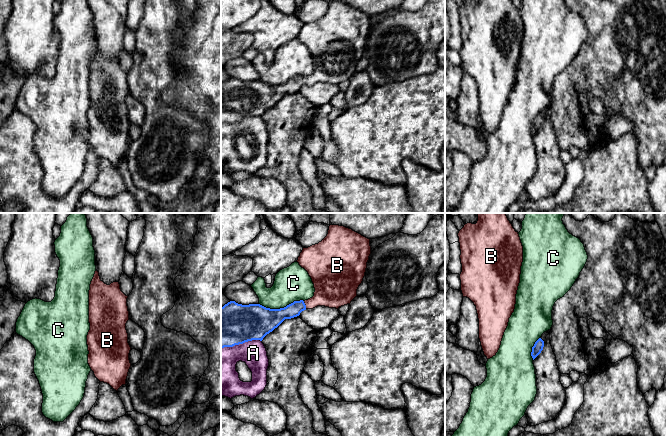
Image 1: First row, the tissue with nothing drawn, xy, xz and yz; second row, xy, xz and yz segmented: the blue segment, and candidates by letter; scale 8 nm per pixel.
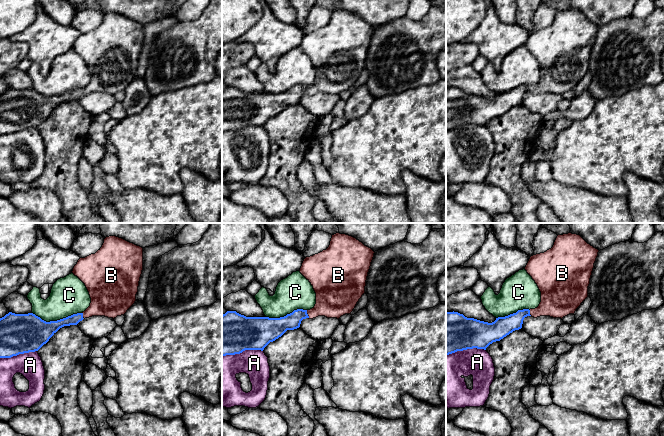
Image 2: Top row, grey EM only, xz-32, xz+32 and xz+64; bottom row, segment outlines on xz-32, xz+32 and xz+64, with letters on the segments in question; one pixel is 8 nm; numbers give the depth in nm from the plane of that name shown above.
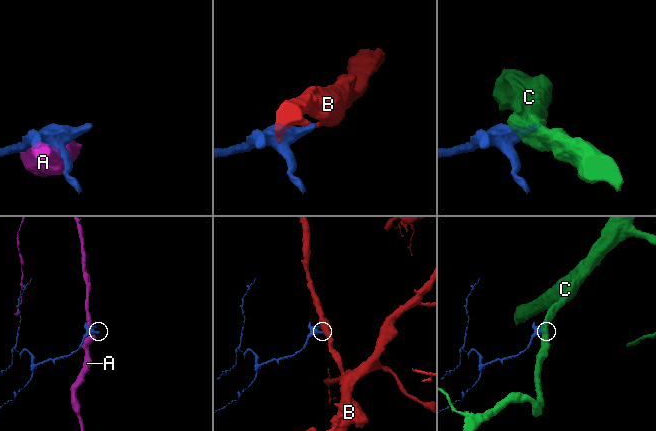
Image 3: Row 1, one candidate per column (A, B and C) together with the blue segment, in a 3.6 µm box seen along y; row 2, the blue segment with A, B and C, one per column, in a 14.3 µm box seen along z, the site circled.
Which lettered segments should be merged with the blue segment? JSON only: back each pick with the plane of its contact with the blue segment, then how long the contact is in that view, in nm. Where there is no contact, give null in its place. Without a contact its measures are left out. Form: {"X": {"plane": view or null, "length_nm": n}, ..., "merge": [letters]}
{"B": {"plane": "xz", "length_nm": 70}, "merge": ["B"]}

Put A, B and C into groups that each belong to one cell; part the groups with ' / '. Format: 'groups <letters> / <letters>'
groups A / B / C

